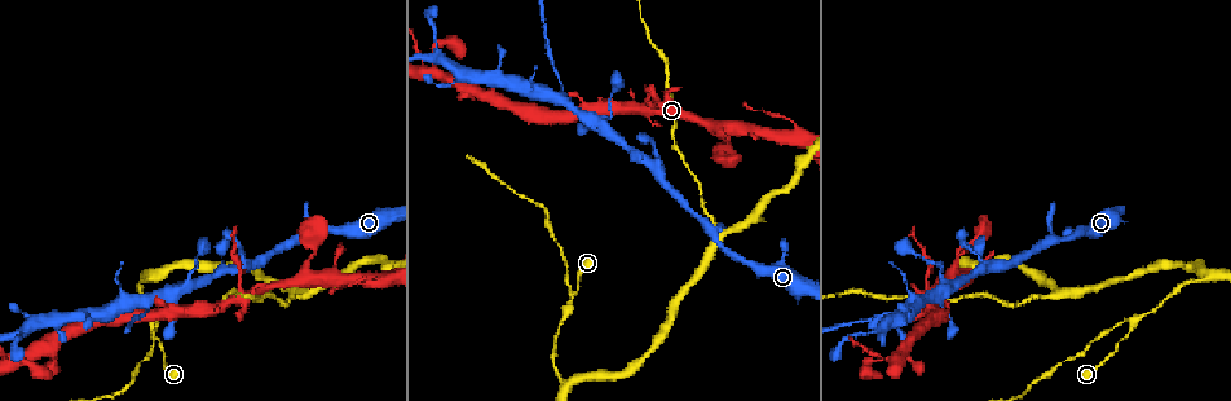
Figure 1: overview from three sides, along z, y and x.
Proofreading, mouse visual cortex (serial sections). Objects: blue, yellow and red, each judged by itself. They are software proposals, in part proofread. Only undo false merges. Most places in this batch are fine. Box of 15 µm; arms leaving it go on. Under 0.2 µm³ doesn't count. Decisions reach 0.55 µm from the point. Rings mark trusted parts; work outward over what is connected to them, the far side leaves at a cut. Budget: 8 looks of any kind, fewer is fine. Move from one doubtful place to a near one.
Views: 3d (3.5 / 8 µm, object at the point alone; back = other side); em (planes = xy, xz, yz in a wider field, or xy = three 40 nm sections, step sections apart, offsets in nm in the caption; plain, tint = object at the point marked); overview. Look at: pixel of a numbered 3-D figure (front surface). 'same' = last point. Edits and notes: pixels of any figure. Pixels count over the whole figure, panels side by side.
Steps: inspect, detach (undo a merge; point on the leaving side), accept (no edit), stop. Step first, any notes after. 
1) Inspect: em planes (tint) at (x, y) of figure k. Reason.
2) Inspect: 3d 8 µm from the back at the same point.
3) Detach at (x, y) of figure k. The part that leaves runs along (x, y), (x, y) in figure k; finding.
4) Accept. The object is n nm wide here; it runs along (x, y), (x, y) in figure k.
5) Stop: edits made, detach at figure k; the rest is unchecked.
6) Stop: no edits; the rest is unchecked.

Inspect: em planes (tint) at (147, 303) of figure 1. Sudden change in width.

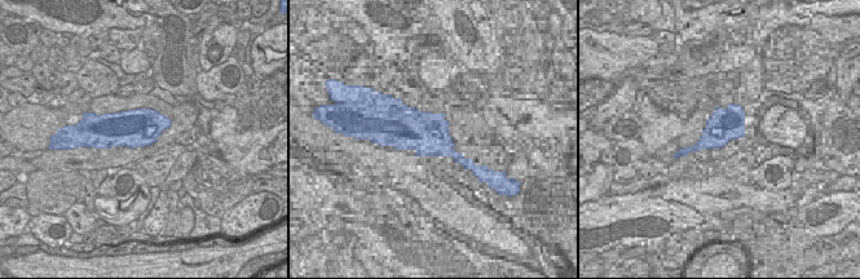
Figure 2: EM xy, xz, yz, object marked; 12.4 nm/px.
Inspect: 3d 3.5 µm at the same point.

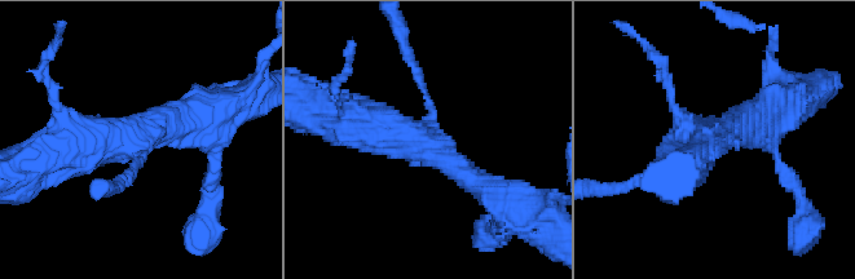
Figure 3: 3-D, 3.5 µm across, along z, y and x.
Accept. It runs along (487, 190), (427, 144), (343, 118) in figure 3; one cell here.

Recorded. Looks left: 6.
Inspect: 3d 3.5 µm at (565, 310) of figure 1.

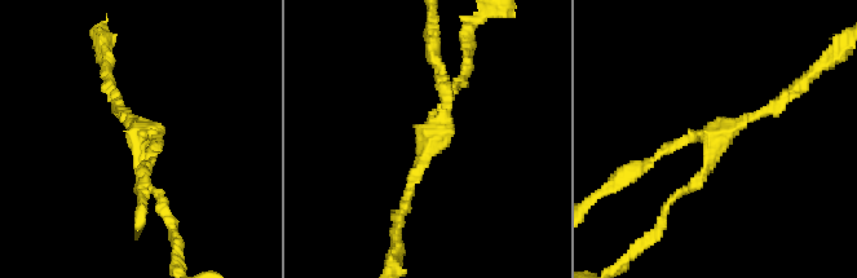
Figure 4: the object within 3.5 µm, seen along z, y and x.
Inspect: em xy step 3 (tint) at (717, 140) of figure 4.

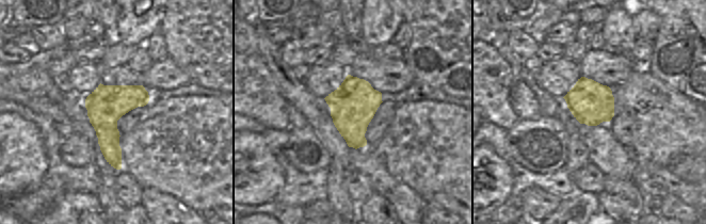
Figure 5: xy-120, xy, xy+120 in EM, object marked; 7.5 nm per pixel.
Inspect: em planes (tint) at the same point.

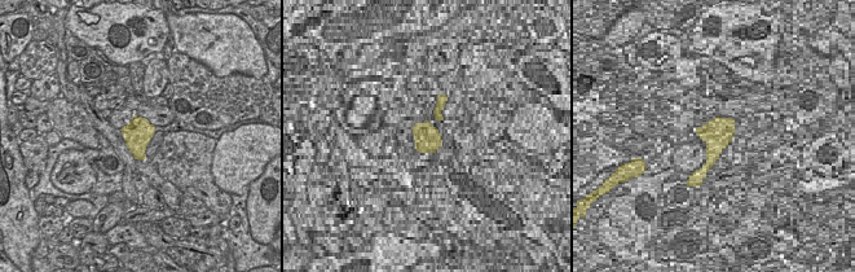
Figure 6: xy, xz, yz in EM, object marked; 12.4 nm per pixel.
Accept. It runs along (668, 202), (708, 166), (724, 131), (785, 98) in figure 4; continuous, no second cell.

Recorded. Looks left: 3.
Inspect: 3d 3.5 µm at (1208, 276) of figure 1. Sharp bend.

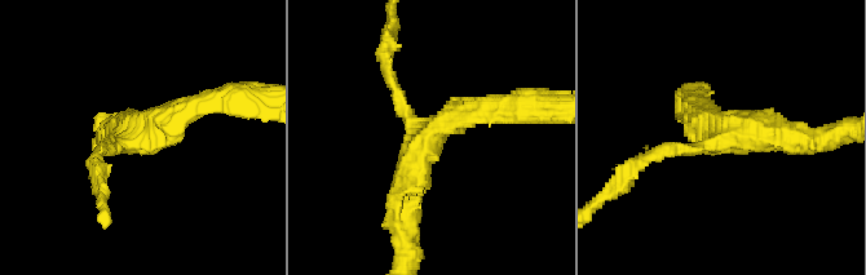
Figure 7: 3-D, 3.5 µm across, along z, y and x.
Inspect: em xy step 1 (tint) at (135, 143) of figure 7. 3 arms meet here; the arms are 150, 300, 350 nm wide; now the EM.

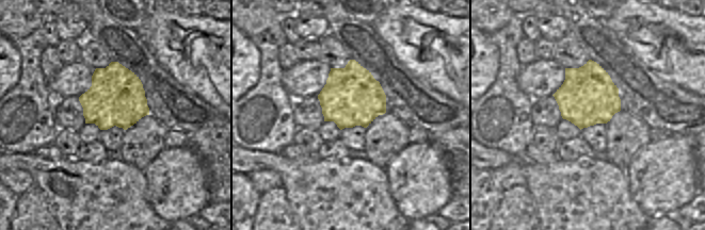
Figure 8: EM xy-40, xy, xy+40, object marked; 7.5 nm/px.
Accept. It runs along (97, 158), (204, 102) in figure 7; continuous, no second cell.

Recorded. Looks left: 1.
Stop: no edits; the rest is unchecked.

